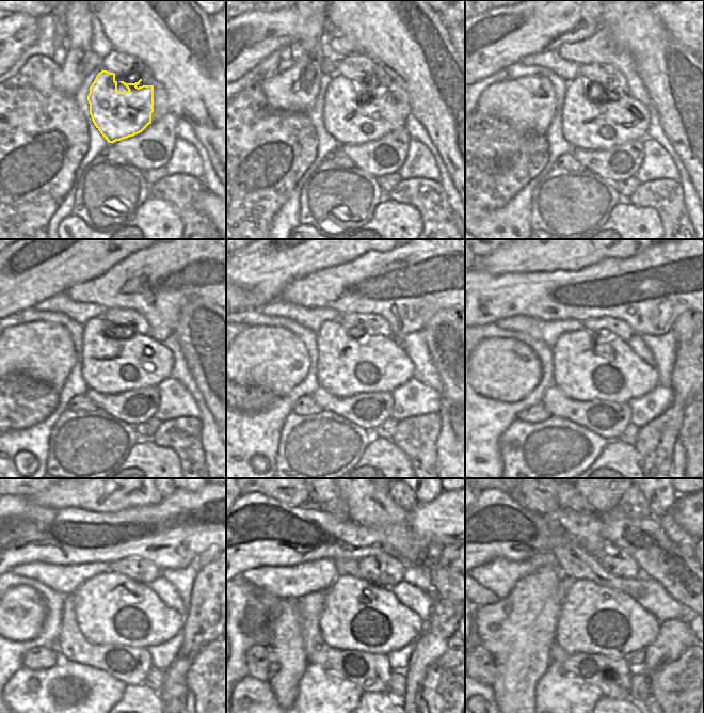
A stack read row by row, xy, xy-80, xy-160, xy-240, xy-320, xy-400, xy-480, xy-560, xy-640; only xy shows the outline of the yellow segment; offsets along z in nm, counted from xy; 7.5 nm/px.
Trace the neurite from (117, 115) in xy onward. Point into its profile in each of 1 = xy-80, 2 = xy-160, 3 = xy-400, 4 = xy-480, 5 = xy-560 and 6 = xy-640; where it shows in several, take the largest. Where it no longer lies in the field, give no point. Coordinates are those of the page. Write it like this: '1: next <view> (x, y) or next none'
1: next xy-80 (352, 117)
2: next xy-160 (586, 124)
3: next xy-400 (586, 366)
4: next xy-480 (111, 608)
5: next xy-560 (357, 615)
6: next xy-640 (597, 620)

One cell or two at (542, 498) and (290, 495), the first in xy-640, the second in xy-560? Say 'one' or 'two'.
one

